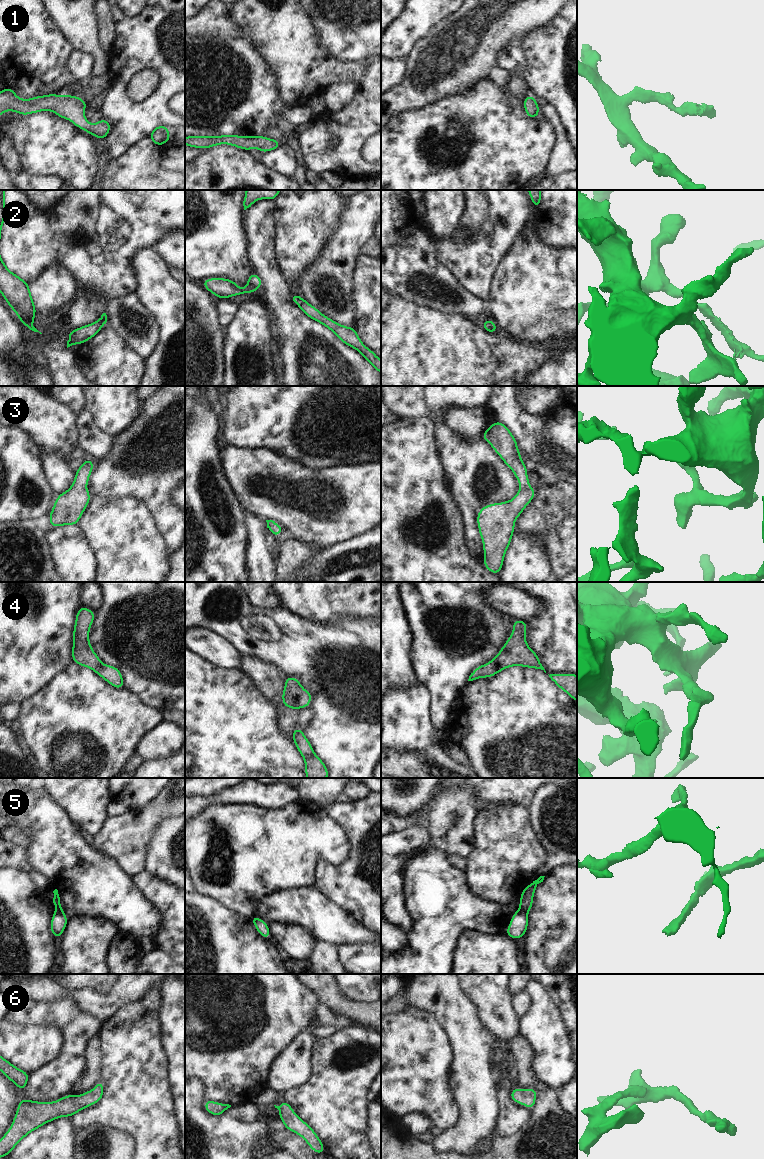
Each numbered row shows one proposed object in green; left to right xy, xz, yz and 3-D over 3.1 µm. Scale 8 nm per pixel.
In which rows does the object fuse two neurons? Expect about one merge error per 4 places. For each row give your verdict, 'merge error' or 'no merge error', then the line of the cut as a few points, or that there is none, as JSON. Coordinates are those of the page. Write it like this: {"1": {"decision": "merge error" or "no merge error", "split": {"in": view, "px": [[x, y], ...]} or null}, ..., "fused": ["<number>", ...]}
{"1": {"decision": "no merge error", "split": null}, "2": {"decision": "no merge error", "split": null}, "3": {"decision": "no merge error", "split": null}, "4": {"decision": "no merge error", "split": null}, "5": {"decision": "merge error", "split": {"in": "xy", "px": [[56, 909], [63, 913]]}}, "6": {"decision": "no merge error", "split": null}, "fused": ["5"]}

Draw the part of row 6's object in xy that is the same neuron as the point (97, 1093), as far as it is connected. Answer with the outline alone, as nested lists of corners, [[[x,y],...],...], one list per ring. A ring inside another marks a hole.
[[[99,1081],[95,1084],[92,1091],[85,1091],[81,1095],[69,1094],[54,1102],[38,1102],[28,1099],[20,1099],[18,1102],[18,1109],[15,1112],[15,1118],[11,1123],[11,1127],[0,1139],[0,1158],[7,1157],[15,1146],[25,1138],[30,1132],[40,1128],[46,1123],[49,1123],[60,1117],[71,1117],[79,1111],[95,1105],[102,1100],[104,1091],[104,1083]]]

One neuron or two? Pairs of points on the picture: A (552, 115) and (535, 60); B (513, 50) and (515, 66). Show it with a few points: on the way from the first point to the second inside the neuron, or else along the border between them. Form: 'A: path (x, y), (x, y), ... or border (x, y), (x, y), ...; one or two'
A: border (547, 102), (554, 108), (561, 122); two
B: path (513, 54), (515, 62); one

